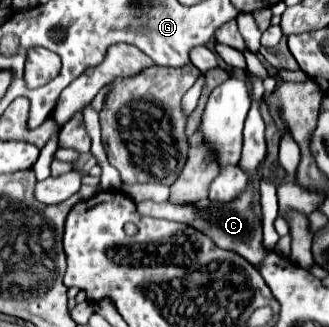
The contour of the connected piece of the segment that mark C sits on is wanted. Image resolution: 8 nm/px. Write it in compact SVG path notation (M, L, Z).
M251 187L247 189L247 193L243 193L239 199L231 201L231 203L213 203L209 199L201 201L201 209L199 203L193 205L171 205L171 203L155 203L155 201L141 201L137 203L137 211L141 215L151 215L151 217L163 217L163 219L173 219L179 223L185 223L189 227L195 227L197 231L203 231L207 237L211 237L215 241L215 245L219 245L221 249L229 249L239 253L241 257L245 257L251 265L259 265L263 255L265 255L265 247L263 247L263 229L259 219L253 215L251 211Z

